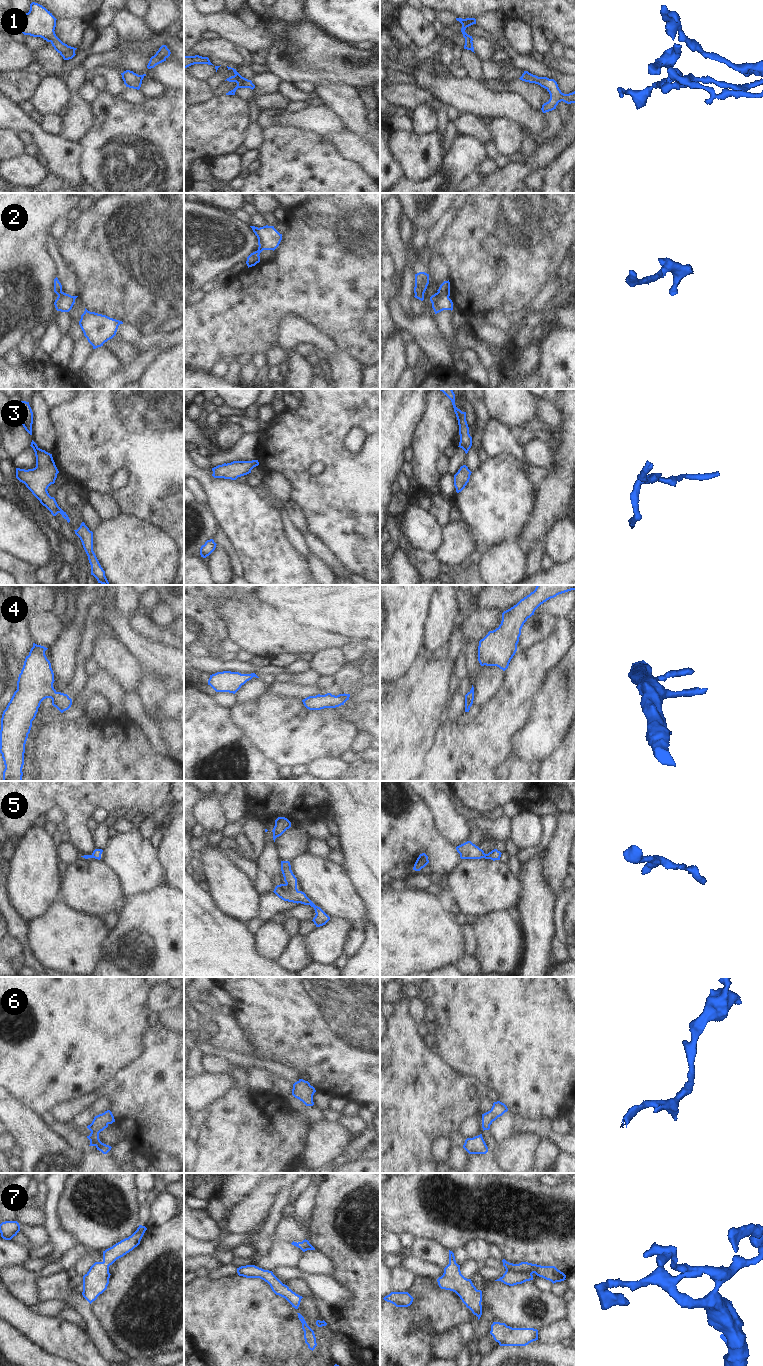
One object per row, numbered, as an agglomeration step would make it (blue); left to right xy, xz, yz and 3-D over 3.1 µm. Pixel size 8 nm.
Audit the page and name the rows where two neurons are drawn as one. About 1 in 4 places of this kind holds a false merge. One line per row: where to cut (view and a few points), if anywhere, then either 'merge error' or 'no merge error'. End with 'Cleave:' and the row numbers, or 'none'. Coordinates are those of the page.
1: no cut | no merge error
2: no cut | no merge error
3: no cut | no merge error
4: no cut | no merge error
5: no cut | no merge error
6: no cut | no merge error
7: no cut | no merge error
Cleave: none

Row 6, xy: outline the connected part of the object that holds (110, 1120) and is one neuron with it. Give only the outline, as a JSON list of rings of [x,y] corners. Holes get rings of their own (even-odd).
[[[110,1110],[95,1116],[92,1123],[87,1126],[87,1128],[91,1131],[90,1135],[87,1136],[87,1138],[90,1140],[89,1146],[95,1146],[97,1150],[101,1151],[103,1154],[107,1154],[112,1147],[100,1141],[99,1133],[113,1122],[115,1122],[115,1119]]]

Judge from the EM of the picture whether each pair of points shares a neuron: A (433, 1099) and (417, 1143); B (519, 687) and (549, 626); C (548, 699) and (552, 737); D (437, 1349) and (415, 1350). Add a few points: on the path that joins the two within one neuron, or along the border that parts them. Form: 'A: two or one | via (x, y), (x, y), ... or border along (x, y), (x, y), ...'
A: one | via (422, 1110), (417, 1115), (417, 1132)
B: two | border along (555, 618), (556, 629), (551, 634), (522, 649)
C: one | via (551, 708), (551, 728)
D: two | border along (436, 1337), (432, 1342), (430, 1355)

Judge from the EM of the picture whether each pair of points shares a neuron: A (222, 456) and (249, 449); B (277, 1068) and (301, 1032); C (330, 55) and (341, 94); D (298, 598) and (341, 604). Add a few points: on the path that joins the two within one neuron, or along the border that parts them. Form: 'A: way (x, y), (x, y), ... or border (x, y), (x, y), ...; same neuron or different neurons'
A: way (229, 455), (242, 450); same neuron
B: border (257, 1057), (283, 1063), (294, 1068), (299, 1073); different neurons
C: border (315, 83), (321, 81), (344, 82), (356, 88); different neurons
D: way (309, 598), (330, 598); same neuron

